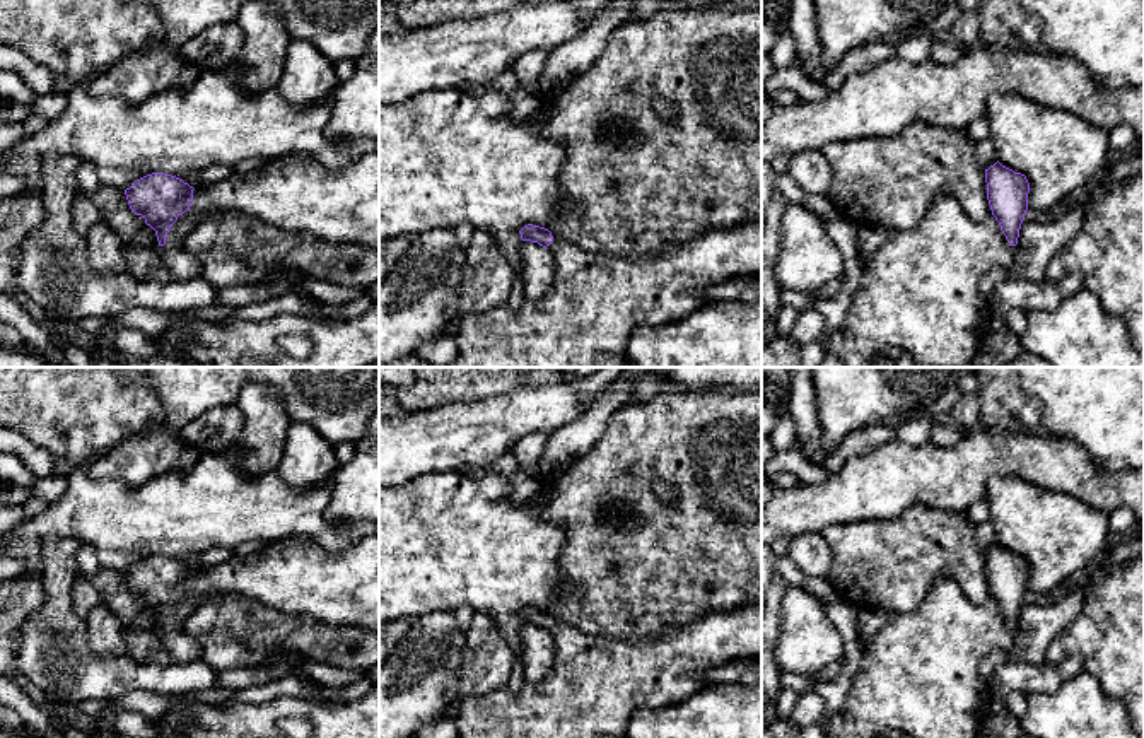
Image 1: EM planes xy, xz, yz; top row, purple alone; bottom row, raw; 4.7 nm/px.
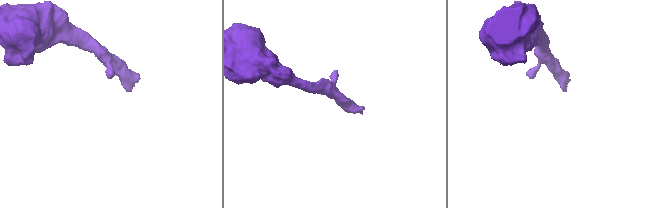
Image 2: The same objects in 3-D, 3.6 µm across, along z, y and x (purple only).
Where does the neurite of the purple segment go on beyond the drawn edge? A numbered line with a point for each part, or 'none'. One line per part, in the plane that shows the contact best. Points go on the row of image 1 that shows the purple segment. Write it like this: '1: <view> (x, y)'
1: xy (338, 205)

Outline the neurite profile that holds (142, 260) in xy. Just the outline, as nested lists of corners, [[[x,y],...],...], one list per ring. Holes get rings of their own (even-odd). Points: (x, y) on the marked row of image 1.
[[[145,224],[138,236],[125,248],[126,273],[138,280],[171,280],[157,248],[155,231]]]

